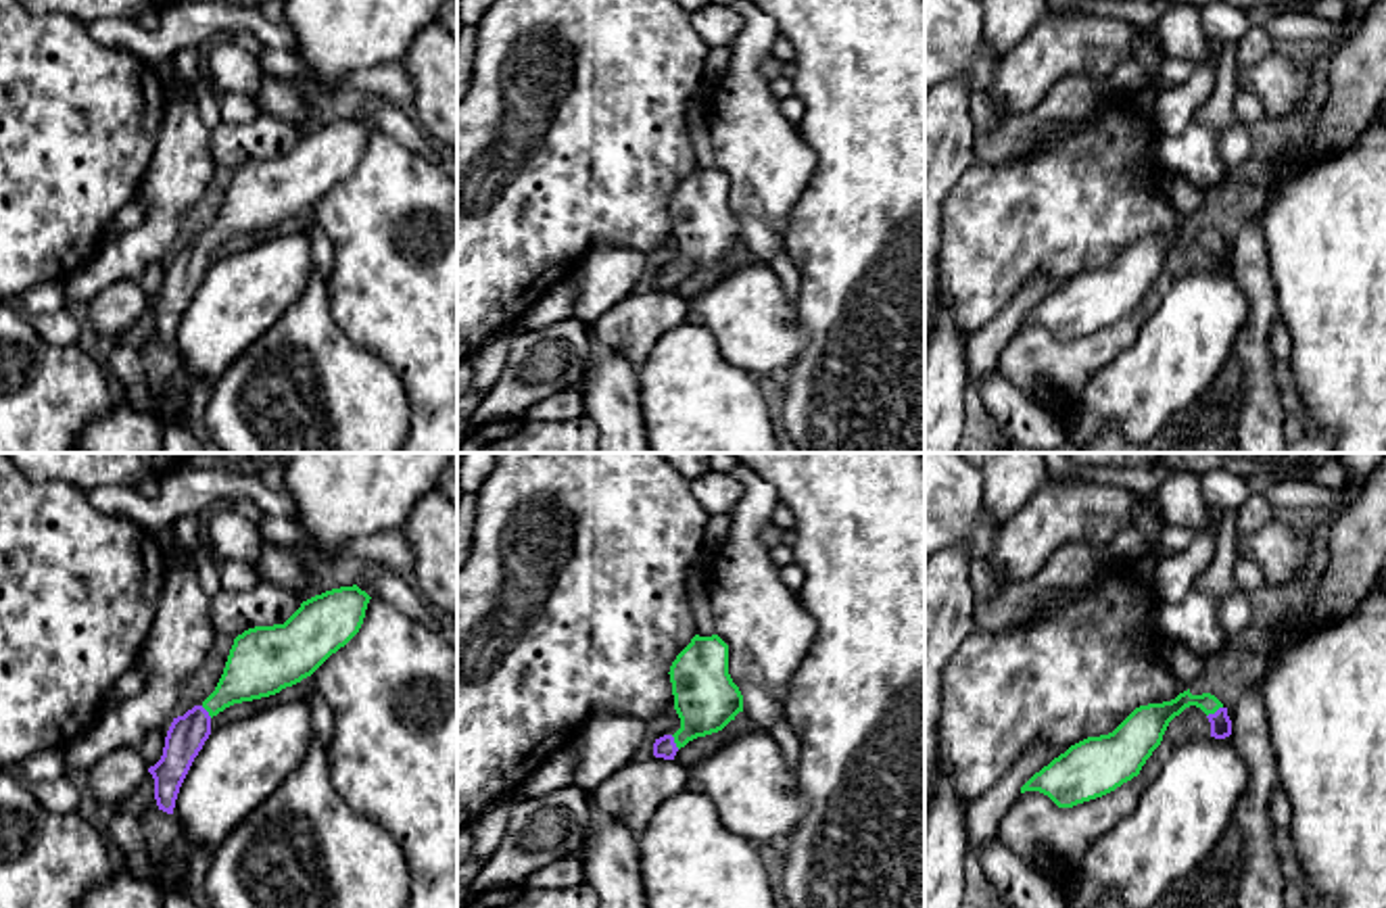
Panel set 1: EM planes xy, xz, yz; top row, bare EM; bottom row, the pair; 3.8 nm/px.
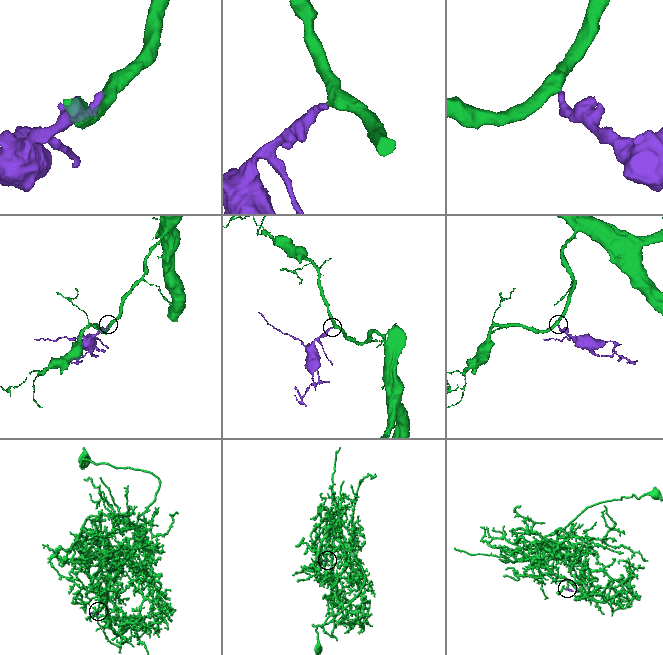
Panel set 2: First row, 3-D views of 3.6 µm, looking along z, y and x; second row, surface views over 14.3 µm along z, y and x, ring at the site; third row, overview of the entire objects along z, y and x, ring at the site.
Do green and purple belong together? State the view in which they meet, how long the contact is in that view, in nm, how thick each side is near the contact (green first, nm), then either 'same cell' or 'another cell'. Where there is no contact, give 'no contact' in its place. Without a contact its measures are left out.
yz | 80 nm | 130/80 nm | same cell

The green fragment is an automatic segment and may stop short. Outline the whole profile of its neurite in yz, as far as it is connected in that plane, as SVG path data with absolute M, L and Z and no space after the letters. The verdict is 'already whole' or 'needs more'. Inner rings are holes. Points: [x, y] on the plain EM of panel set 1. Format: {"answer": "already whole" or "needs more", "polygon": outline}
{"answer": "needs more", "polygon": "M1190 221L1171 234L1136 240L1113 265L1088 269L1071 278L1023 319L1048 328L1058 340L1102 330L1140 307L1146 292L1161 278L1169 255L1186 240L1200 240L1211 255L1211 269L1232 267L1227 240L1211 225L1192 228Z"}

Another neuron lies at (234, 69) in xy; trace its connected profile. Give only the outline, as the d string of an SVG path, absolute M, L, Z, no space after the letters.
M230 35L217 38L205 48L211 77L223 94L253 96L263 81L257 56L236 44Z

